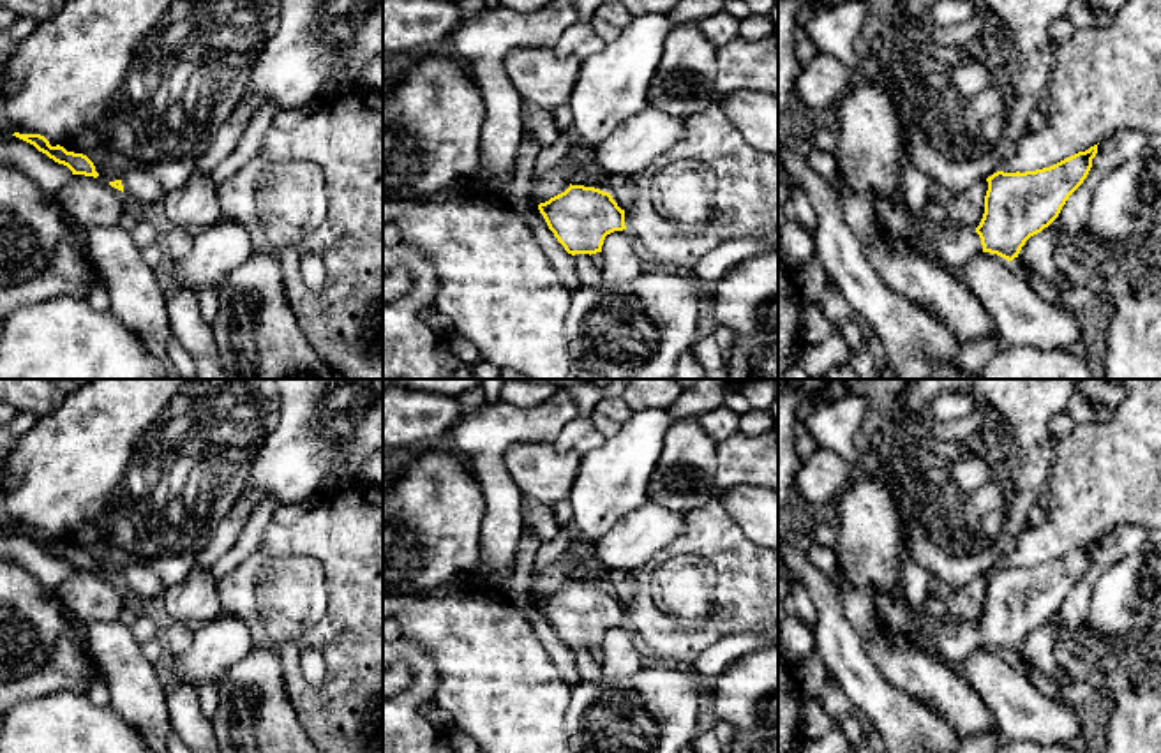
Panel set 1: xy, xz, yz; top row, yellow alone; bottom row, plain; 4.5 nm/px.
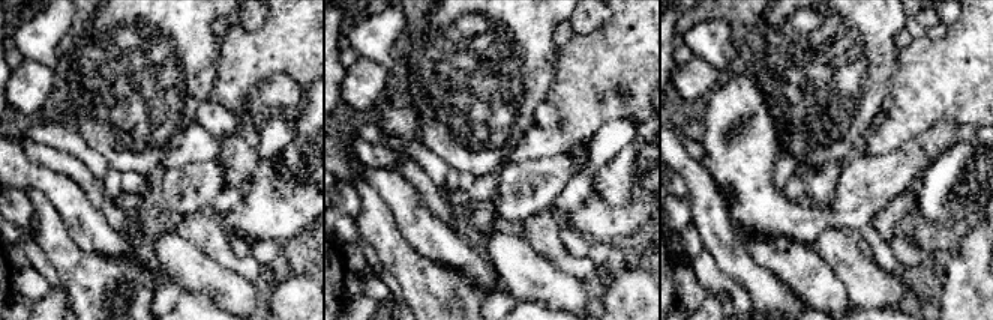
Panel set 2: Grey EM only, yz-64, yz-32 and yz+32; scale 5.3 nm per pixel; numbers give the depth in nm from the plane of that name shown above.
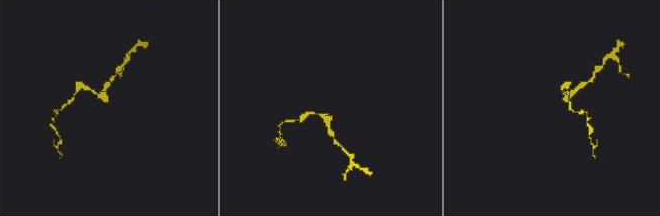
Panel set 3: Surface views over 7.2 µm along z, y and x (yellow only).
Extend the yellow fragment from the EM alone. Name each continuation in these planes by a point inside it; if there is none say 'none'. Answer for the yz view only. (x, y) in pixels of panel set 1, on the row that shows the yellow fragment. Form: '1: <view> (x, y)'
1: yz (870, 154)

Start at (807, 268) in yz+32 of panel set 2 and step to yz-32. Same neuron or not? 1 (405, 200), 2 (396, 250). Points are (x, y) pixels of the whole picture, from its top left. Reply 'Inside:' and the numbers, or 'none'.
Inside: 1

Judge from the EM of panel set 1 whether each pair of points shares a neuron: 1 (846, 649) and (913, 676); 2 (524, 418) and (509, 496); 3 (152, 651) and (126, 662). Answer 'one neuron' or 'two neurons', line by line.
1: two neurons
2: one neuron
3: two neurons

